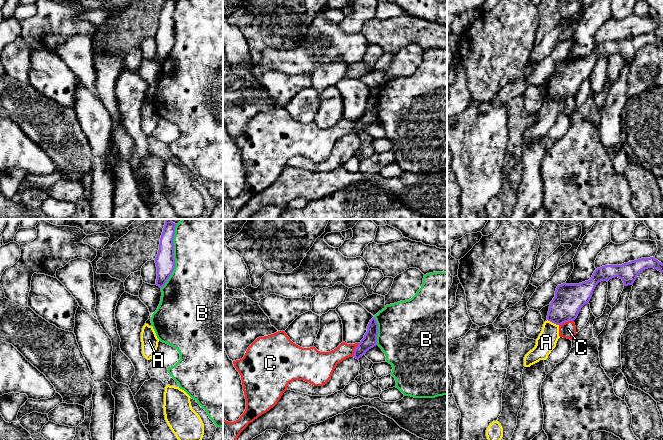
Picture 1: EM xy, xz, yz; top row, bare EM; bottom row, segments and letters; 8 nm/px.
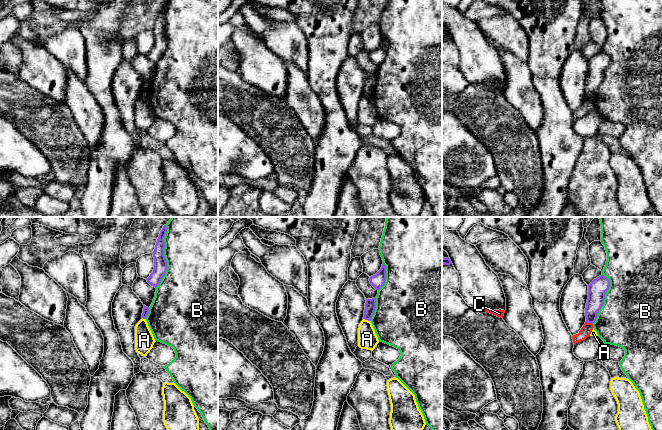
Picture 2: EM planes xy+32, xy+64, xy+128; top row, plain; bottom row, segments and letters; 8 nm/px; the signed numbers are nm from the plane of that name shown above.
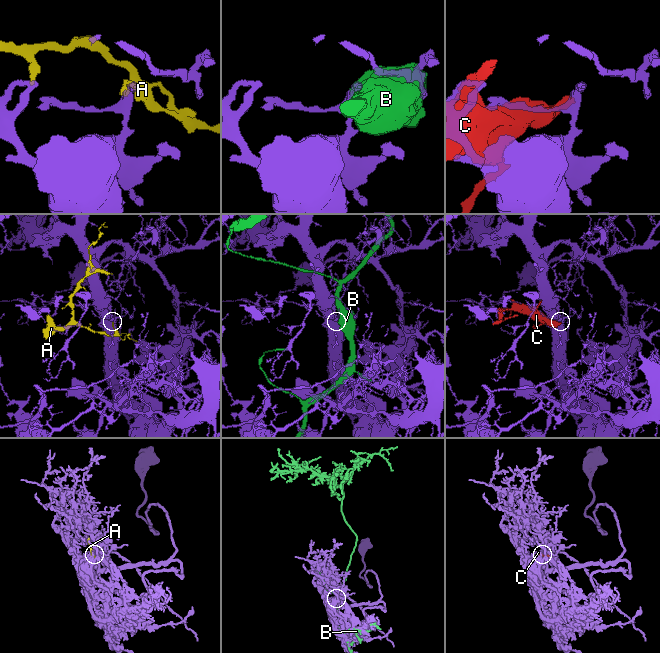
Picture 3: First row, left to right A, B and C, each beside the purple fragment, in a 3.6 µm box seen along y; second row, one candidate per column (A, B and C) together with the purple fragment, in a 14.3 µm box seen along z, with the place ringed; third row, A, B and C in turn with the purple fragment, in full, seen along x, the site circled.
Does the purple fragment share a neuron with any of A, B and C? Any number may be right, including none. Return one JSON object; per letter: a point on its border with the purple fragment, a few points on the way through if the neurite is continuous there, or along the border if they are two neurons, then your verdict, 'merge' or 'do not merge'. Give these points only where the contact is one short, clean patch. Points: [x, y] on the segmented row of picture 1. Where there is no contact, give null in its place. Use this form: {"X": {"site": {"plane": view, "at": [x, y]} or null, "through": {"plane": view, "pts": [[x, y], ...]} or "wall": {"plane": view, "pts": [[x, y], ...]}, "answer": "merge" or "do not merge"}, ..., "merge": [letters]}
{"A": {"site": {"plane": "yz", "at": [553, 322]}, "wall": {"plane": "yz", "pts": [[547, 319], [558, 325]]}, "answer": "do not merge"}, "B": {"site": {"plane": "xy", "at": [173, 256]}, "answer": "do not merge"}, "C": {"site": {"plane": "yz", "at": [566, 321]}, "answer": "do not merge"}, "merge": []}

